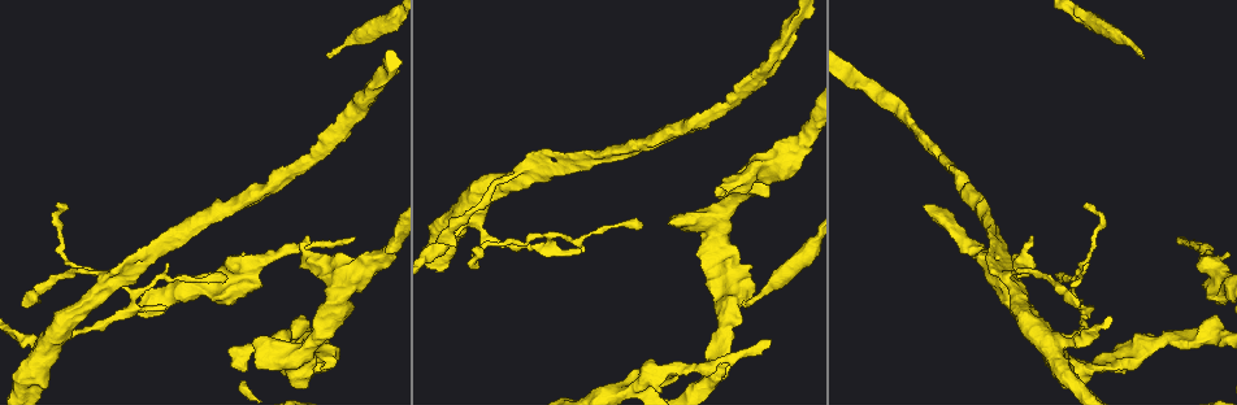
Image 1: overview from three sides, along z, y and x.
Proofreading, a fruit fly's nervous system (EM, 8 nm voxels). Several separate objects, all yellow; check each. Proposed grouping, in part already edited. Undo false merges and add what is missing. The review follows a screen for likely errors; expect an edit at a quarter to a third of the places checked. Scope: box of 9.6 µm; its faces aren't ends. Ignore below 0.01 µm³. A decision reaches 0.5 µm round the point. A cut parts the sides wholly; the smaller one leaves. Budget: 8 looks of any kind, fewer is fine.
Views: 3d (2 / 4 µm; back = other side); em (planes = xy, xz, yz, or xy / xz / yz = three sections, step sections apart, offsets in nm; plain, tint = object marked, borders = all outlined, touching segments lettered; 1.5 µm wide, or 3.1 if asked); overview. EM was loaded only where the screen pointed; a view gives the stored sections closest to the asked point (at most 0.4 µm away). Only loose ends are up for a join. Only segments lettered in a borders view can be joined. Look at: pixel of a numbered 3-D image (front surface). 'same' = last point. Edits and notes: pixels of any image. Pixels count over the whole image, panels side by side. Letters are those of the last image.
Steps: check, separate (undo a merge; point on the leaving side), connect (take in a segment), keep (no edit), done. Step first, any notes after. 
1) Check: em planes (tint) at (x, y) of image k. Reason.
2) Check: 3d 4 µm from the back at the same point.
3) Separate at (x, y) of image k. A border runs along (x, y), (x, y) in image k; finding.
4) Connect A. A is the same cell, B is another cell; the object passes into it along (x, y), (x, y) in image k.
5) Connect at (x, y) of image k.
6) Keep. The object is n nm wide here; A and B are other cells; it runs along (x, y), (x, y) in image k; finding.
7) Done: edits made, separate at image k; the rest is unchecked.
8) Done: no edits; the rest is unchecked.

Check: em planes (borders) at (252, 344) of image 1. Thick end.

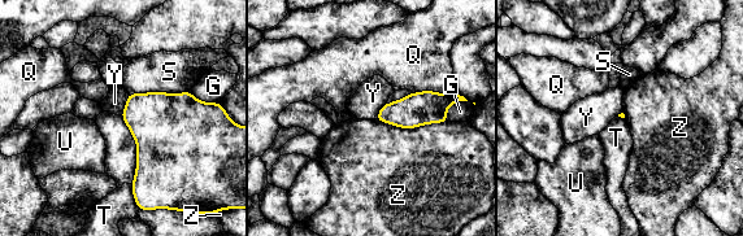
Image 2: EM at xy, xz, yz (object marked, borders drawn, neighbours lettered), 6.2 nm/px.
Keep. G, Q, S, T, U, Y and Z are other cells; a border runs along (120, 116), (135, 143), (138, 206) in image 2; none of them fits.

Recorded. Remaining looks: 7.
Check: em yz step 4 (plain) at (770, 343) of image 1. Branch stops here.

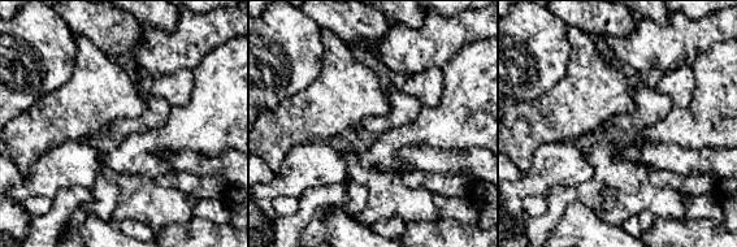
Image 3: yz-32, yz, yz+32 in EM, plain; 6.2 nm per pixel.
Check: em yz step 4 (borders) at the same point.

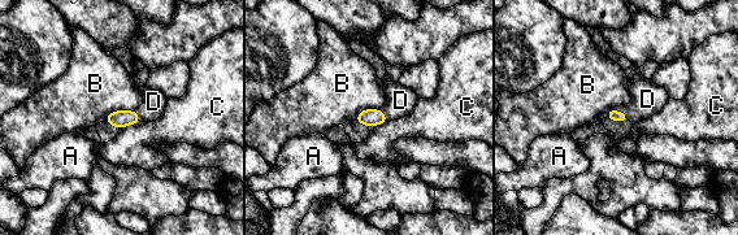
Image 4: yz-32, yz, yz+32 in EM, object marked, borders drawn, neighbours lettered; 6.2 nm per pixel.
Connect D. D is the same cell, A, B and C are other cells; the object passes into it along (617, 116), (621, 112), (647, 99) in image 4; the neuron continues.

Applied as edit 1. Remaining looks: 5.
Check: overview. Redraw.

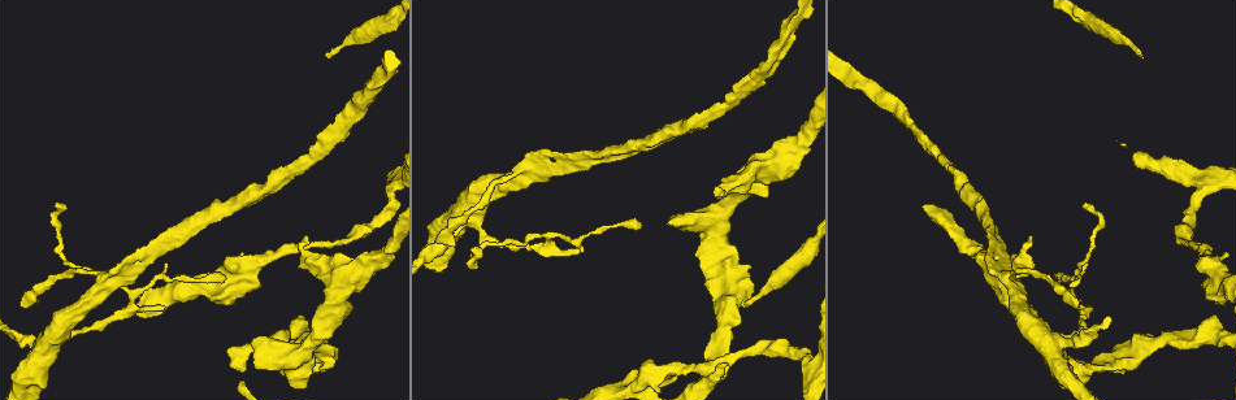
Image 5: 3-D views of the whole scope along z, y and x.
Check: 3d 4 µm at (305, 237) of image 5. Branch stops here.

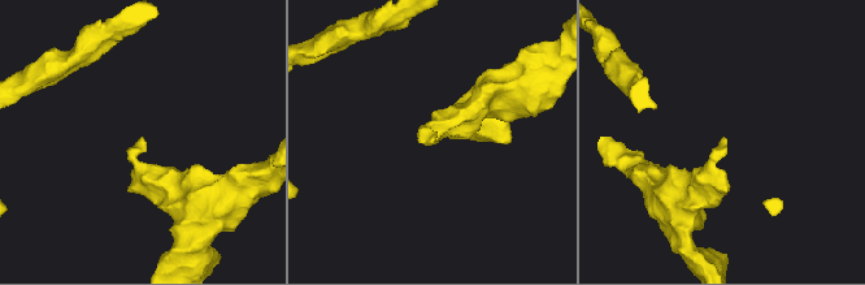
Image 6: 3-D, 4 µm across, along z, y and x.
Check: em xy step 4 (tint) at (432, 141) of image 6. Shape alone is not enough.

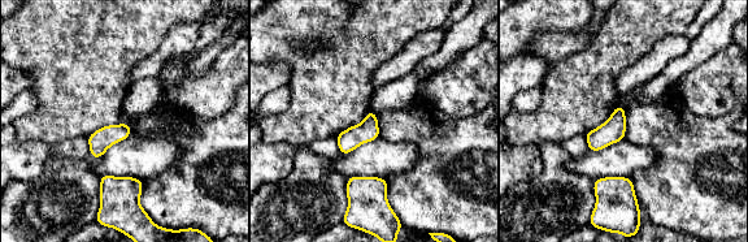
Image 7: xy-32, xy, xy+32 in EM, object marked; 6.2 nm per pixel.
Check: em planes (borders) at the same point.

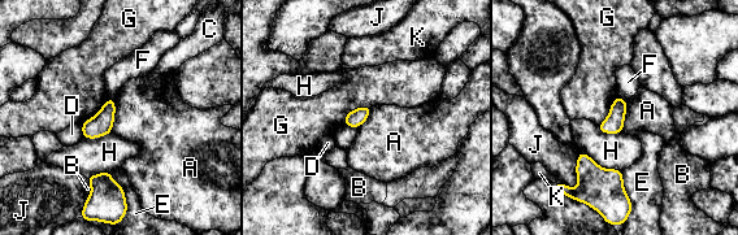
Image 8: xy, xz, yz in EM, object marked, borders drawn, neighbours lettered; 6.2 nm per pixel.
Keep. The longest contact is with H, 300 nm; A, B, C, D, E, F, G, H, J and K are other cells; a border runs along (114, 98), (114, 122), (111, 133) in image 8; no lettered segment goes on from it.

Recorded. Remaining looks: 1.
Done: edits made, connect at image 4; the rest is unchecked.

